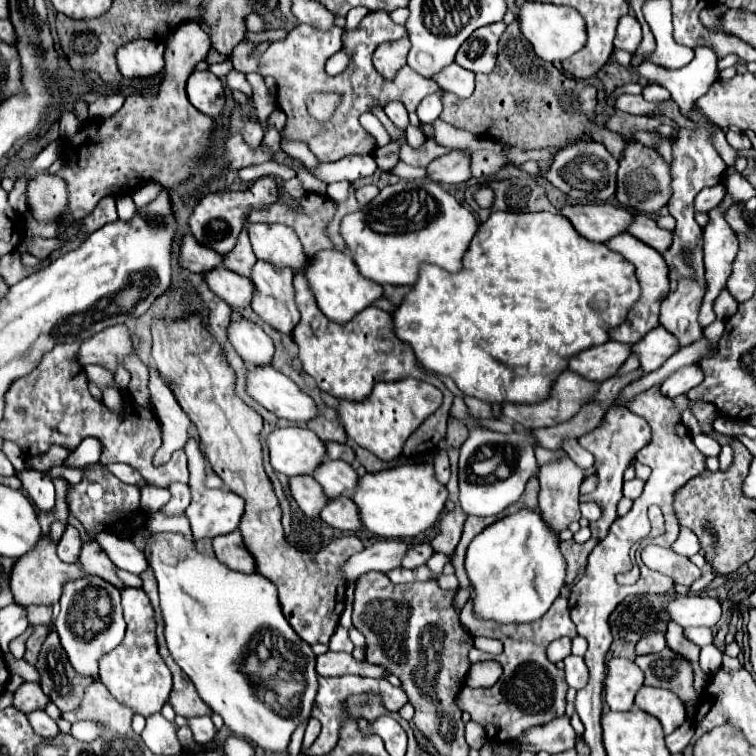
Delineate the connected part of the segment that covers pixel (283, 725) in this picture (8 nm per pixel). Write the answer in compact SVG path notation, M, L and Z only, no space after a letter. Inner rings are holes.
M154 533L148 539L146 549L144 549L148 567L154 571L154 577L158 581L158 589L160 589L160 609L162 609L164 635L166 635L168 649L174 657L174 661L180 665L180 669L194 683L194 687L196 687L198 695L202 697L202 701L206 701L206 705L210 705L212 711L220 713L220 717L224 719L224 725L236 737L242 737L242 739L262 747L264 751L284 753L286 747L290 745L290 737L296 731L296 727L302 721L310 719L314 697L316 697L316 691L318 691L318 673L314 671L316 657L314 657L310 645L304 643L294 633L294 629L288 625L288 621L284 619L280 603L278 603L278 593L276 593L276 587L274 587L272 581L268 581L266 577L262 577L258 573L246 575L246 573L232 571L230 567L222 565L214 555L200 553L194 545L196 543L192 539L186 539L182 533ZM262 629L276 631L286 641L298 645L300 651L306 657L306 673L304 673L306 689L304 689L302 699L300 699L300 713L292 719L284 719L278 713L274 713L274 709L256 695L256 687L250 683L250 679L242 671L242 663L246 659L248 645L252 643L254 635L260 633Z

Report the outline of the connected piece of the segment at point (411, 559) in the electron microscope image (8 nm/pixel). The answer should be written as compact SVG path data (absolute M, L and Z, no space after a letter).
M416 543L416 545L410 545L406 549L406 555L402 557L402 567L406 569L416 569L418 565L424 565L426 559L432 555L432 547L428 543Z

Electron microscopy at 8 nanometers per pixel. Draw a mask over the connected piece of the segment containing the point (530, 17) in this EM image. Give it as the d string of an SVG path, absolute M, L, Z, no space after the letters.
M524 3L520 11L520 29L524 37L532 43L538 57L548 63L562 63L572 57L586 45L586 21L582 15L566 5L550 5L550 3Z

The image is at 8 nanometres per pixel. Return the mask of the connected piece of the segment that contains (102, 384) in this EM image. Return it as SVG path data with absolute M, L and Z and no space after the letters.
M90 364L84 367L84 371L86 375L88 375L88 381L92 381L92 383L96 383L101 390L107 387L114 387L118 389L114 381L113 374L100 367L100 365Z

